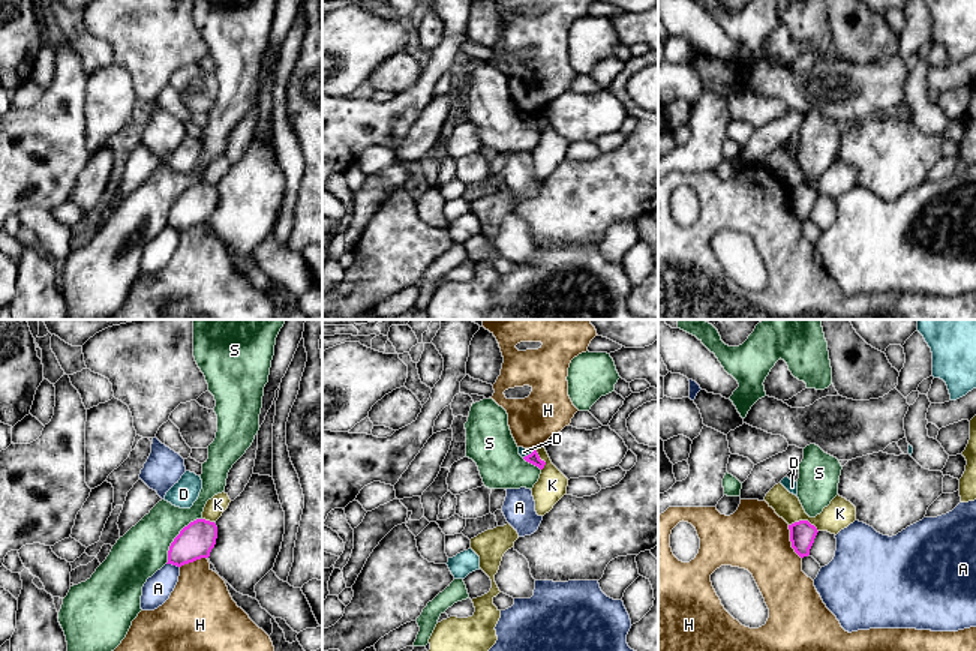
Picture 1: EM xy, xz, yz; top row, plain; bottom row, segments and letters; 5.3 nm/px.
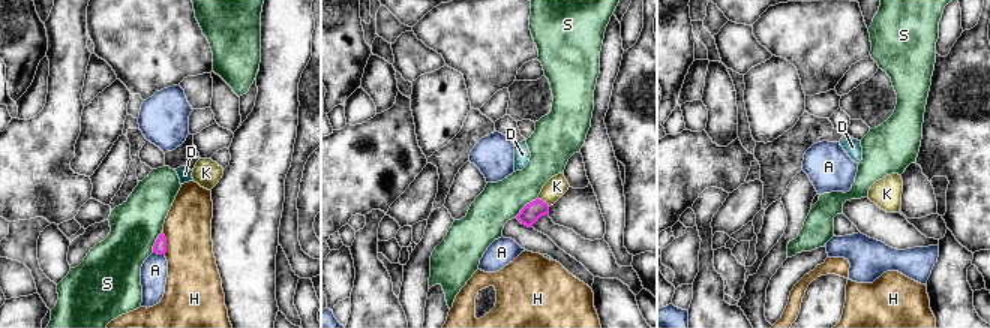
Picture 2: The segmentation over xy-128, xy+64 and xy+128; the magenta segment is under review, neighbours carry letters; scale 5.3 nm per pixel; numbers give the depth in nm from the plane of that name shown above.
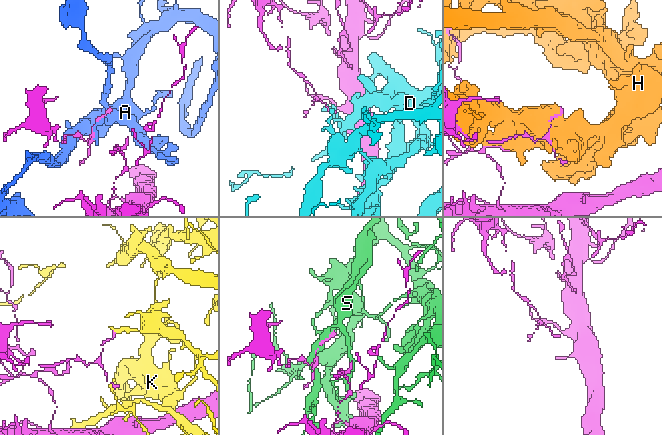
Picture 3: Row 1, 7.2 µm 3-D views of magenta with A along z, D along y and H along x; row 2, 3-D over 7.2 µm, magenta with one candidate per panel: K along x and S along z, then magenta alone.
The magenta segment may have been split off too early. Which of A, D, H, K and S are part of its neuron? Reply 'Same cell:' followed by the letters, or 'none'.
Same cell: none

